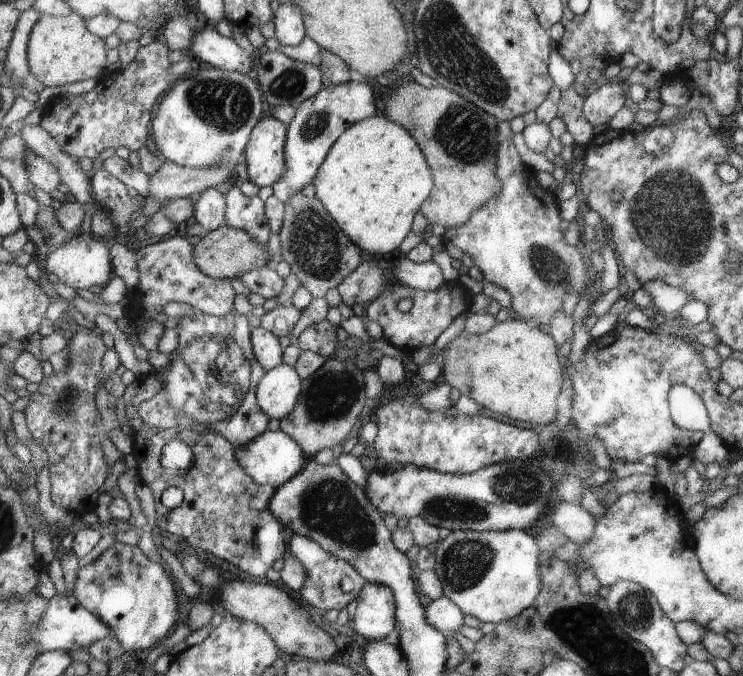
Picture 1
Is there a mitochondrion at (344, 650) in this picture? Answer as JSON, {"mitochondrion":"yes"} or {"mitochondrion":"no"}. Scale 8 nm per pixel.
{"mitochondrion":"no"}

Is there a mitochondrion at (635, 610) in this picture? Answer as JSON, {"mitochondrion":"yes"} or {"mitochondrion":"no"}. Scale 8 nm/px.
{"mitochondrion":"yes"}

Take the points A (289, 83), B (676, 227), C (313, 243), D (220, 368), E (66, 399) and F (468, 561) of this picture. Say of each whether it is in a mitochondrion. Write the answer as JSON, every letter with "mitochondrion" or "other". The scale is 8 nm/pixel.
{"A":"mitochondrion","B":"mitochondrion","C":"mitochondrion","D":"mitochondrion","E":"mitochondrion","F":"mitochondrion"}

